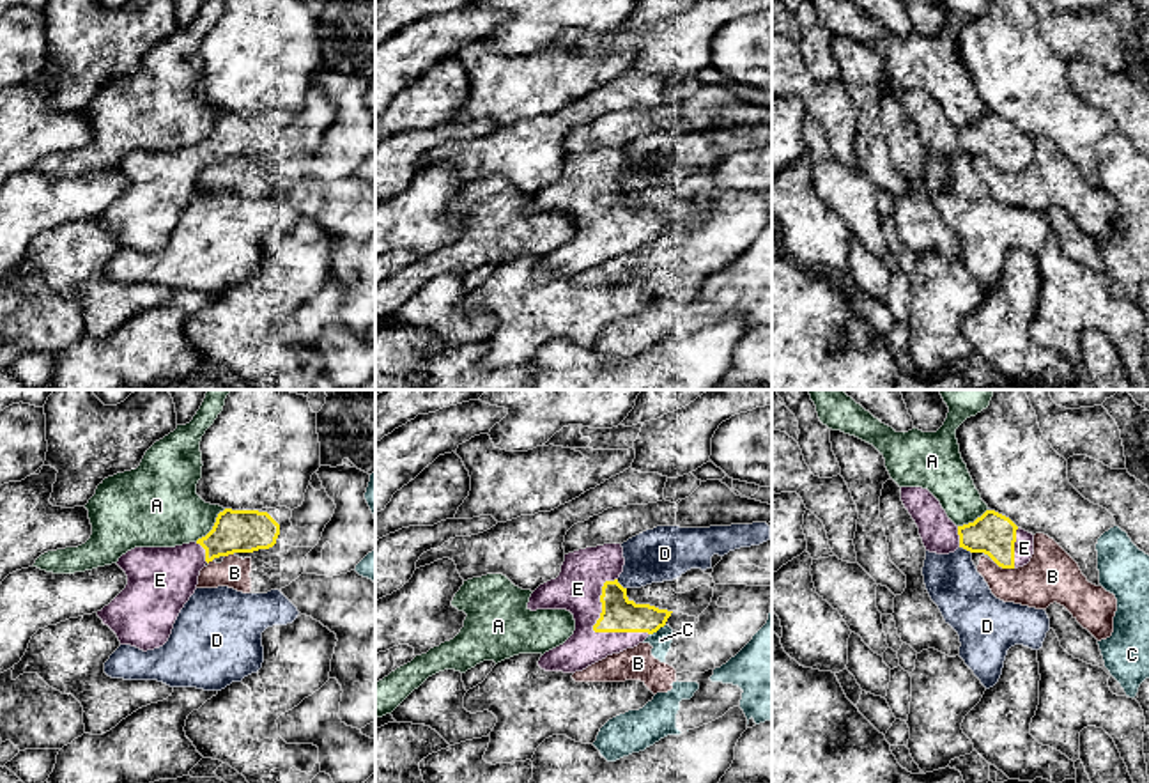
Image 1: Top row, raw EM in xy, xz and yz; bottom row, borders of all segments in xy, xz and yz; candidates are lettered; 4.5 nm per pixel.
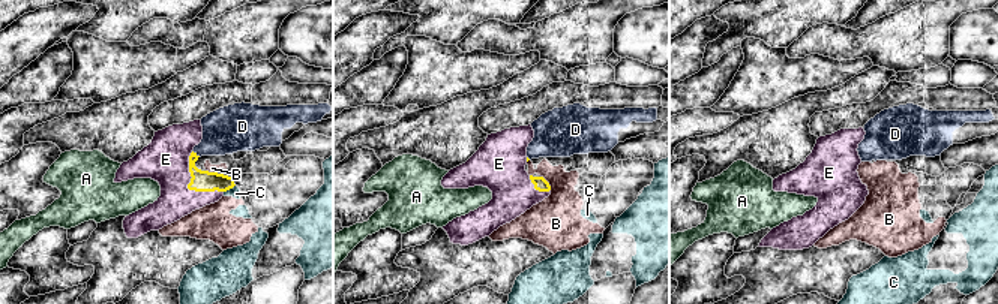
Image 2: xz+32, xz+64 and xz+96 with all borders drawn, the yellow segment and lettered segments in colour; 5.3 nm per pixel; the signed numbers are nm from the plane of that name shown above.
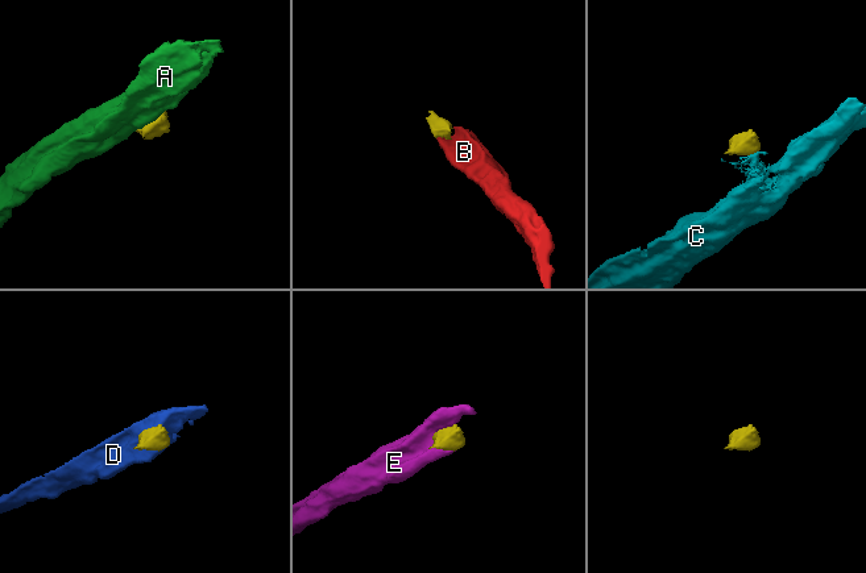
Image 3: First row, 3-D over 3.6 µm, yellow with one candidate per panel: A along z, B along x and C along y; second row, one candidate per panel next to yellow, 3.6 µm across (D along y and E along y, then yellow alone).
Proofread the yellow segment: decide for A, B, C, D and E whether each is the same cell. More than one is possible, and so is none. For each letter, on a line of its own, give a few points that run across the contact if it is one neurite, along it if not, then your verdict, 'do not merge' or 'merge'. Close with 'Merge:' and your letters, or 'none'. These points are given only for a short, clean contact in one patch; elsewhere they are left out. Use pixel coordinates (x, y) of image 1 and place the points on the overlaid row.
A: line xy (225, 509), (218, 514), (215, 525), (195, 541); do not merge
B: line yz (992, 558), (999, 565), (1013, 569); do not merge
C: do not merge
D: line yz (960, 546), (971, 553); do not merge
E: line xz (618, 613), (597, 631), (593, 604), (578, 589); merge
Merge: E

